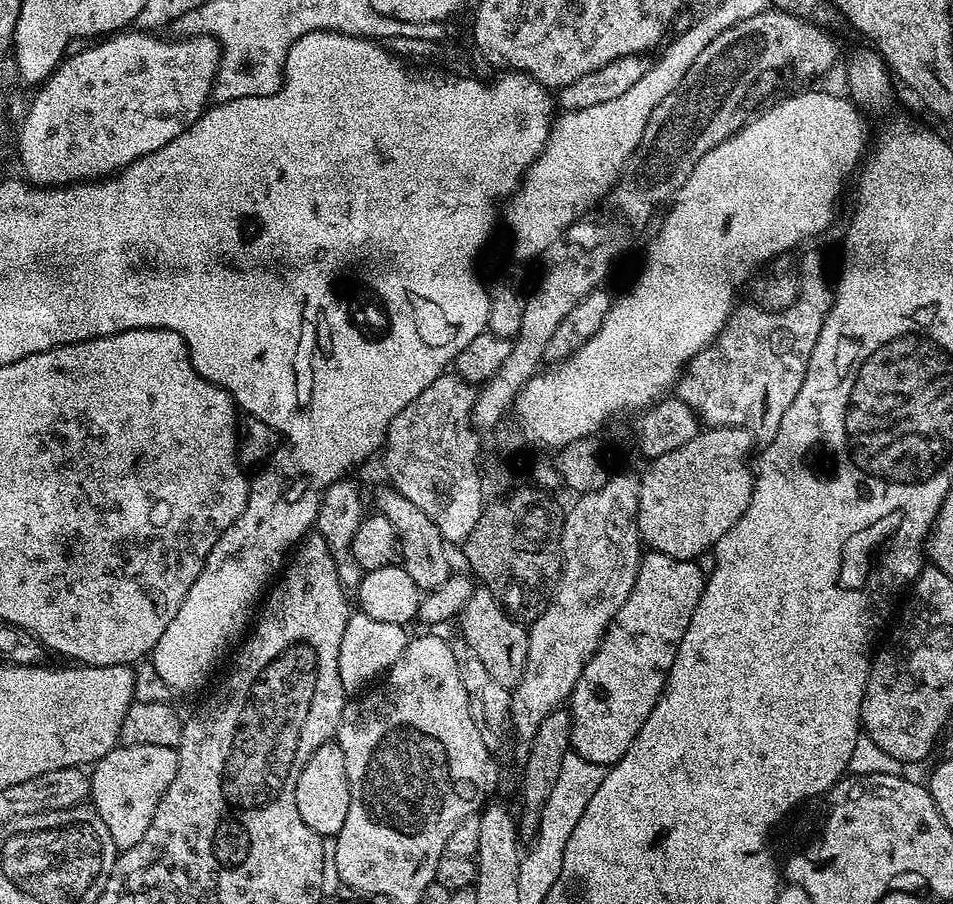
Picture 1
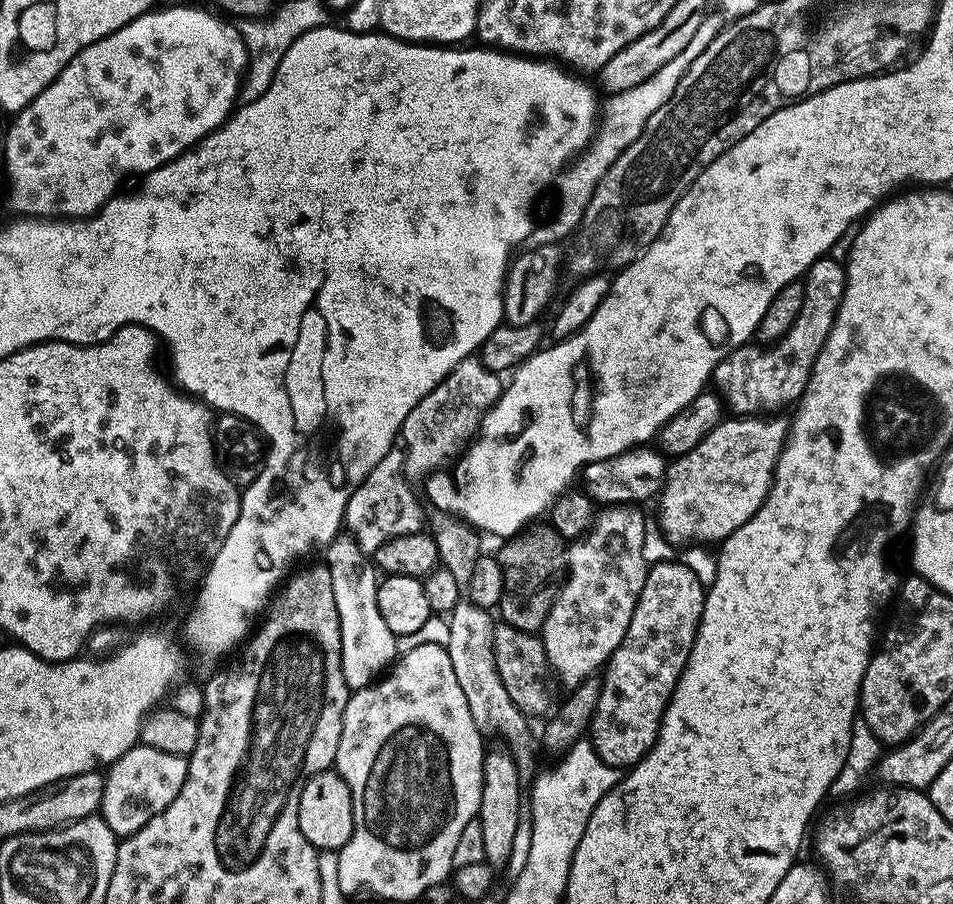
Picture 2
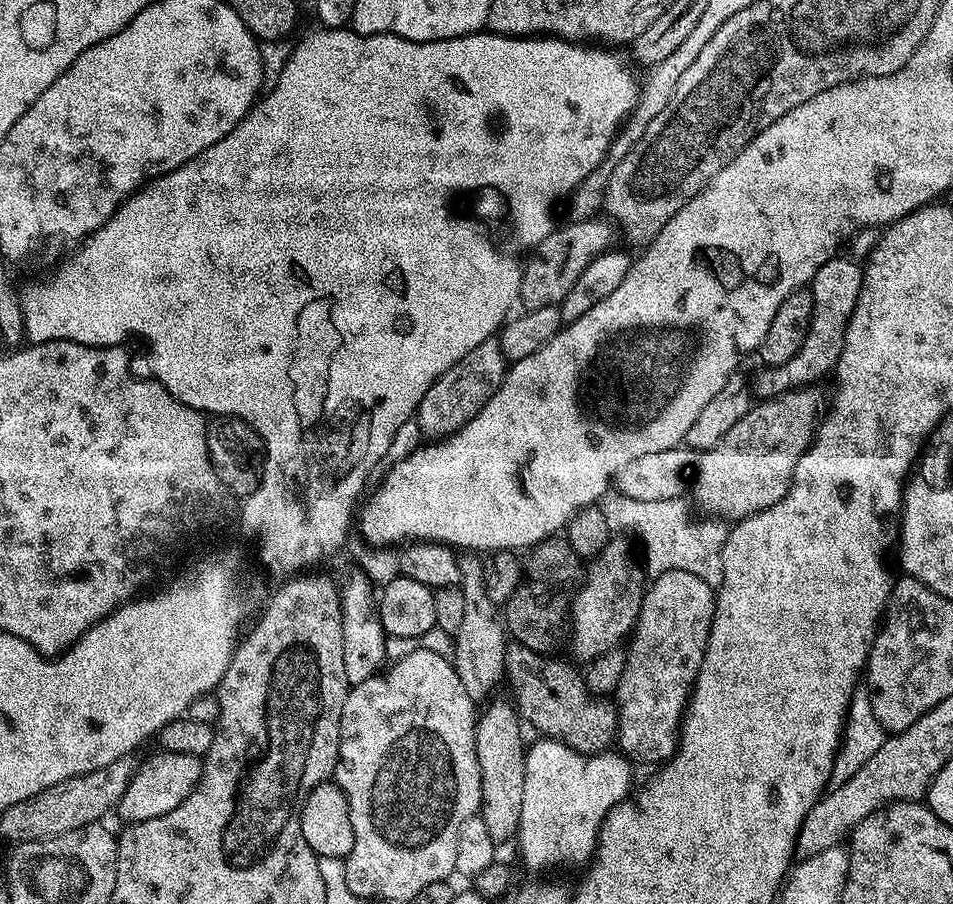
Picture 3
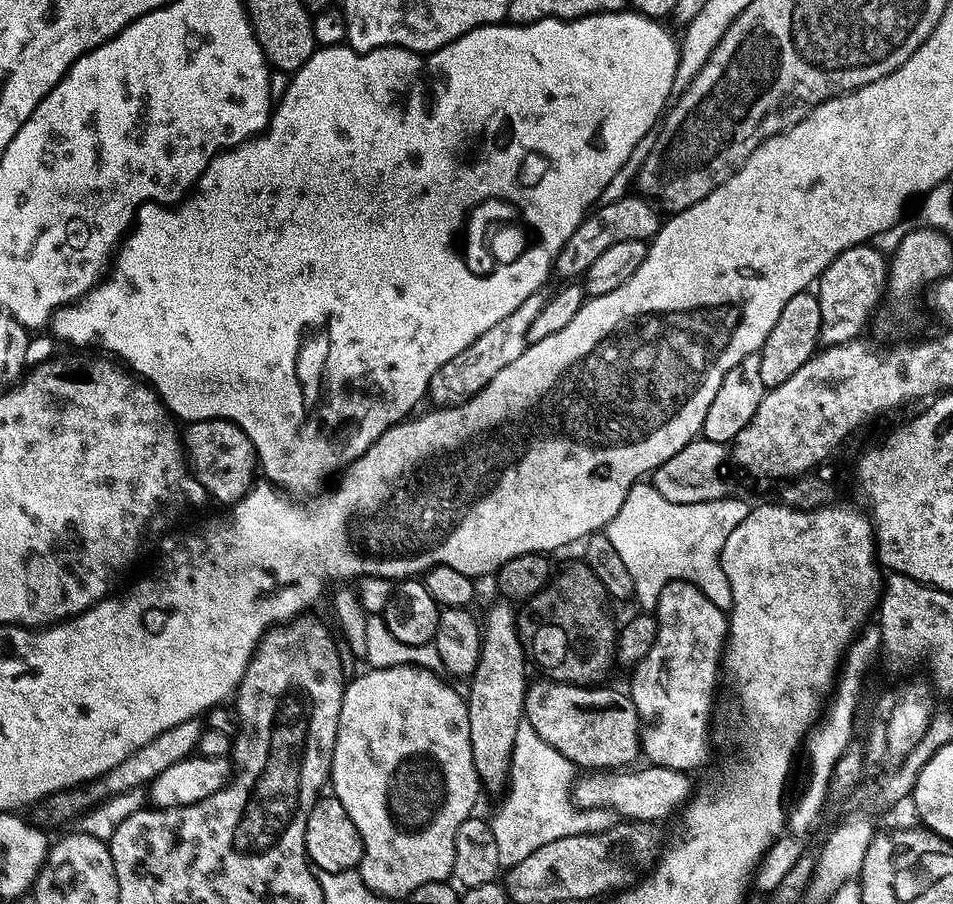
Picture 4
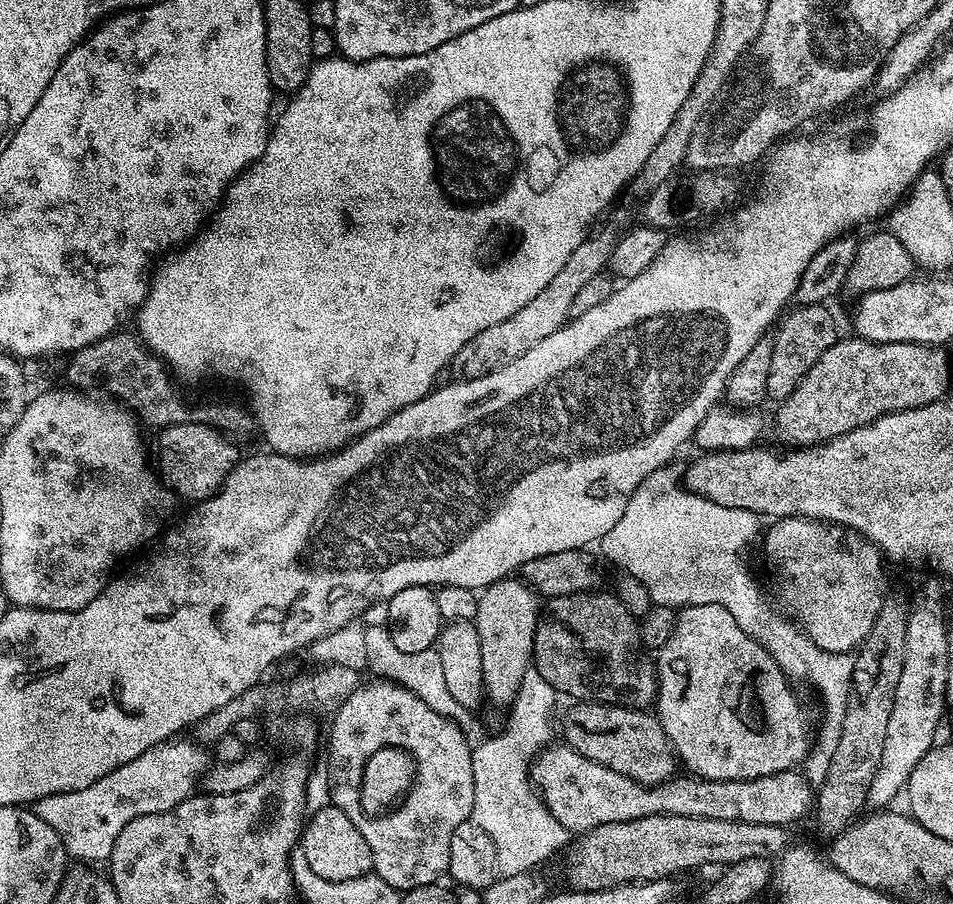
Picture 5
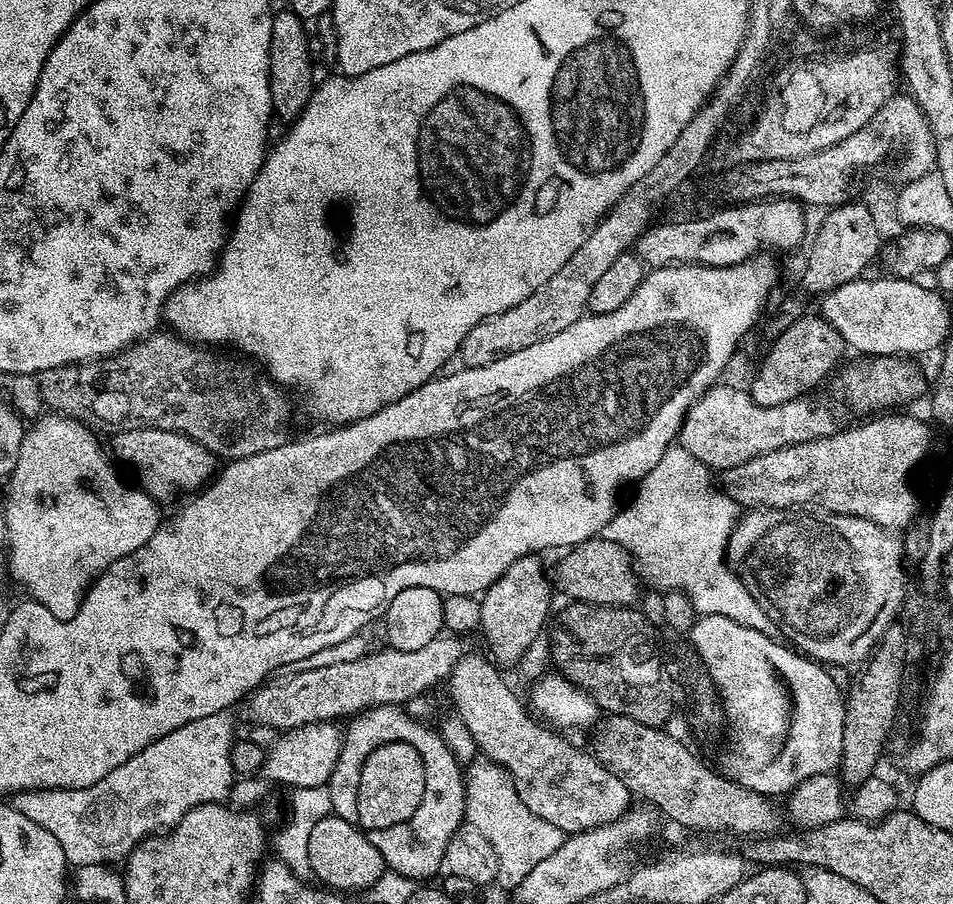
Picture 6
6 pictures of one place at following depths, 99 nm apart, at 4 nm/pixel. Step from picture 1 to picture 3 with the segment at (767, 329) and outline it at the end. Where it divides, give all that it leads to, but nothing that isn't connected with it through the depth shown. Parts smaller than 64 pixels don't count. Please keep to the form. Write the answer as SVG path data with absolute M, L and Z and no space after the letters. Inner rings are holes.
M840 254L823 264L813 278L810 291L812 294L812 321L806 338L790 362L765 367L754 380L754 392L757 397L781 396L784 392L793 392L795 388L815 385L824 375L835 369L842 354L846 326L850 314L858 302L858 294L864 285L863 267L855 259Z

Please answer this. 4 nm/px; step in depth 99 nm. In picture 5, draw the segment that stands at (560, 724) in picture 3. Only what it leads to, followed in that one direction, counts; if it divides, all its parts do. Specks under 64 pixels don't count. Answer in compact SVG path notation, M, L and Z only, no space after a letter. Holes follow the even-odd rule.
M580 702L575 707L576 713L572 720L581 728L581 732L568 732L562 736L563 743L569 748L588 760L608 765L610 770L636 780L639 784L659 786L677 775L677 757L664 733L664 725L655 715L623 706L611 708L599 702Z

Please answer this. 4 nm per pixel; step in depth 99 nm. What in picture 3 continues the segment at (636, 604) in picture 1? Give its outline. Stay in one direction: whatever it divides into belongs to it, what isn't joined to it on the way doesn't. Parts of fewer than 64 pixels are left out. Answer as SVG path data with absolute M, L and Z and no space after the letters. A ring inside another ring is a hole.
M690 570L663 572L647 585L636 626L630 633L632 645L627 645L626 648L625 669L622 670L621 680L614 693L615 743L629 761L637 765L656 766L665 760L671 760L676 753L676 747L672 744L672 732L680 734L680 721L684 719L684 709L688 706L692 684L706 654L706 642L710 638L715 609L716 592L705 580L698 578L698 574L690 574Z

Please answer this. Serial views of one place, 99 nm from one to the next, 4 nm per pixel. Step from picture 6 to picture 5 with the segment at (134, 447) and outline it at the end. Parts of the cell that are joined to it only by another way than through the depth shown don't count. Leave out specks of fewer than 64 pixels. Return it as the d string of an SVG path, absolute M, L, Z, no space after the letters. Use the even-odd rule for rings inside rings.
M189 422L174 424L159 429L160 445L154 452L154 460L160 463L158 472L165 481L176 479L188 484L184 496L188 500L203 502L209 500L219 492L220 487L228 480L228 475L236 469L238 455L229 437L219 428L203 422Z

